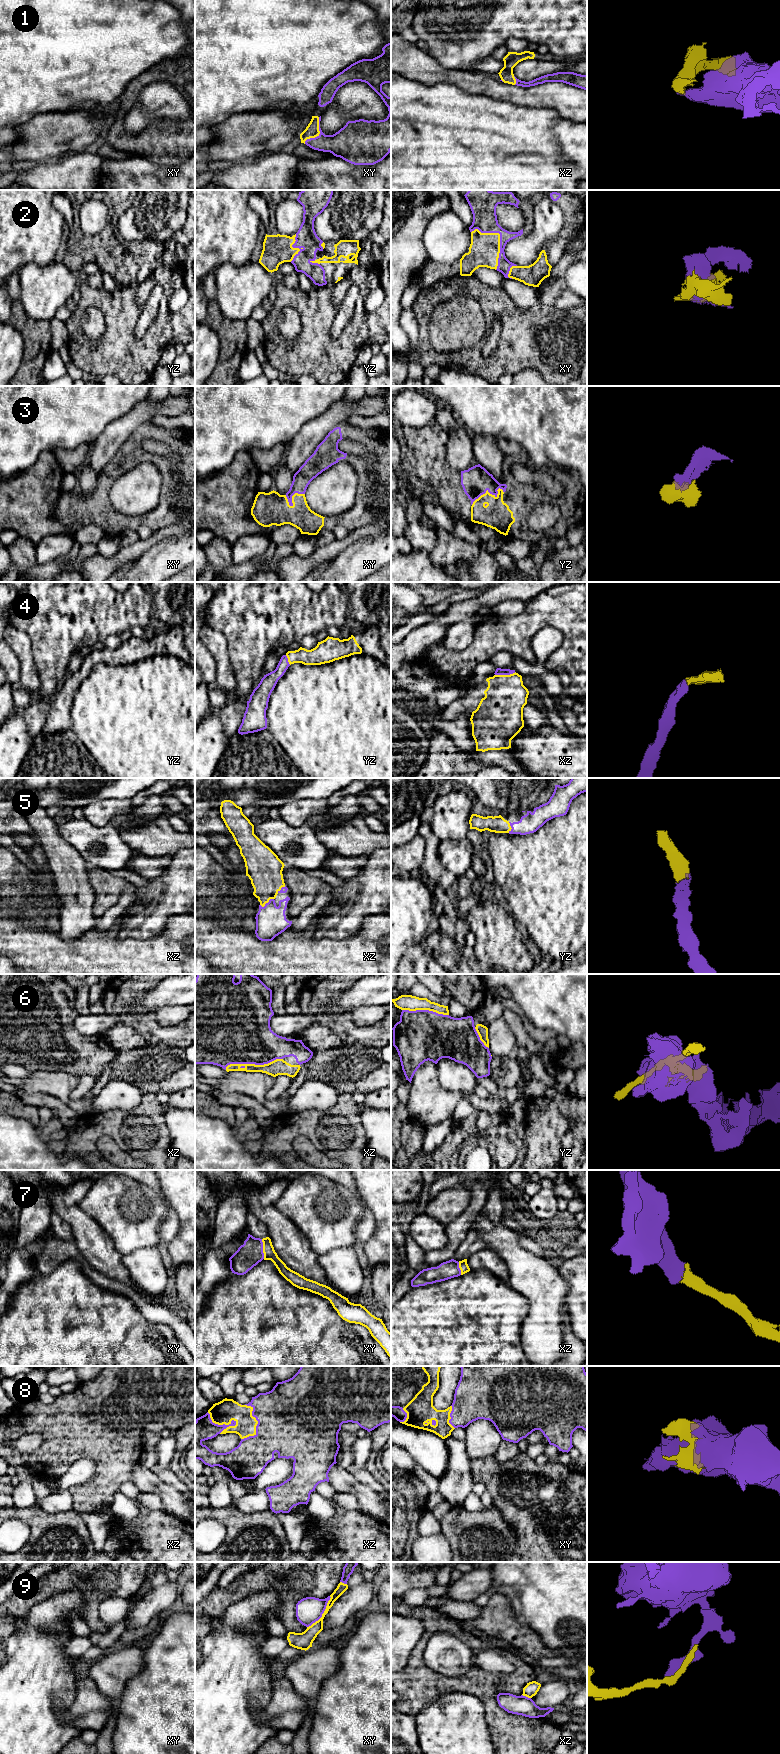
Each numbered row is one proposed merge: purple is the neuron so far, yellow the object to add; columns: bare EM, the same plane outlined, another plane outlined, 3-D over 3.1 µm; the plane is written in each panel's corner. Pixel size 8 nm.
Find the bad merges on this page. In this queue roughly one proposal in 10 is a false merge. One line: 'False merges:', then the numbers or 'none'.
False merges: 9

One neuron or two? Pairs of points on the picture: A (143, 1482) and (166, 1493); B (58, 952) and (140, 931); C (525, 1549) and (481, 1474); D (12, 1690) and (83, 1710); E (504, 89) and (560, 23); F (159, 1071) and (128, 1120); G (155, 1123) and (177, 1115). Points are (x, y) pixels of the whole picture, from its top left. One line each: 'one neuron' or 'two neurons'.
A: one neuron
B: two neurons
C: one neuron
D: two neurons
E: two neurons
F: two neurons
G: two neurons

